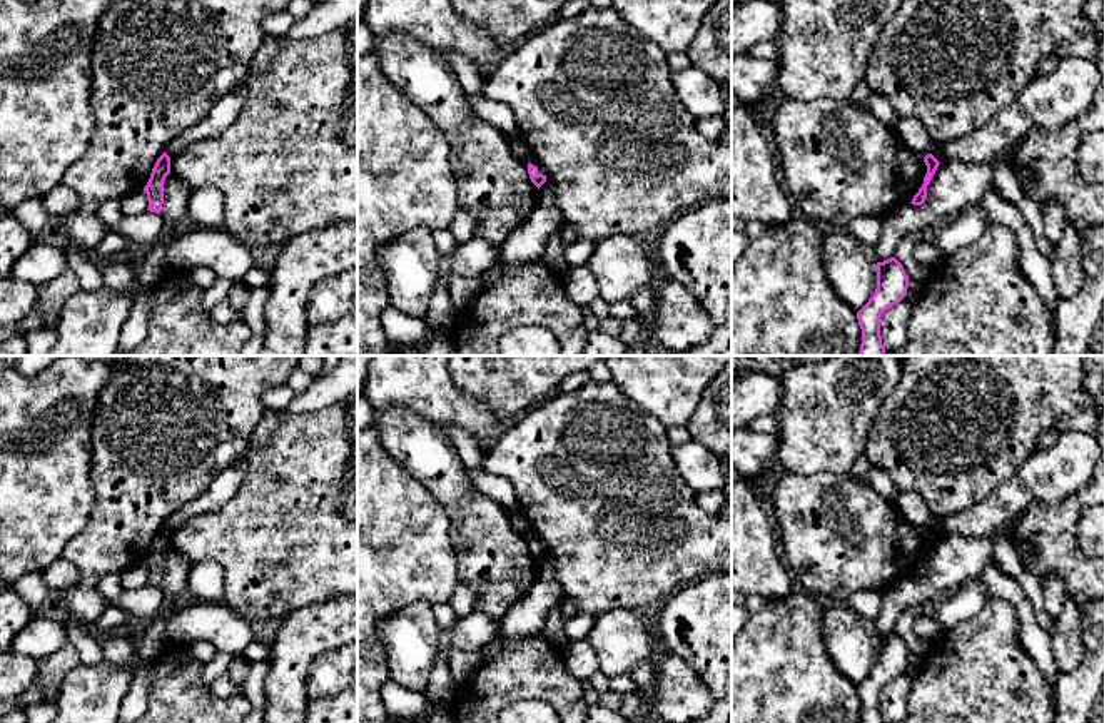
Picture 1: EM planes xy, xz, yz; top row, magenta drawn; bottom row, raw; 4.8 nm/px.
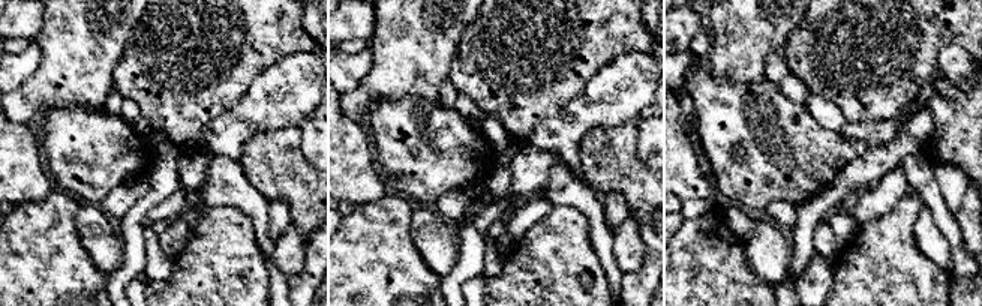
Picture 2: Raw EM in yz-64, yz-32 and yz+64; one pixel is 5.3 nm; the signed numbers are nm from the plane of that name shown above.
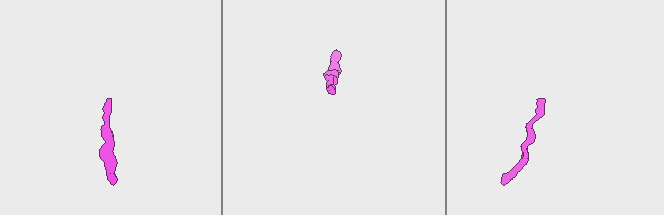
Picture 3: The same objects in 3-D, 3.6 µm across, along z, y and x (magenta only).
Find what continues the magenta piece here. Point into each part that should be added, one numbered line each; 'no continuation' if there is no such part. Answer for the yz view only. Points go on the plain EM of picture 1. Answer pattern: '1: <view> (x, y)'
1: yz (914, 508)

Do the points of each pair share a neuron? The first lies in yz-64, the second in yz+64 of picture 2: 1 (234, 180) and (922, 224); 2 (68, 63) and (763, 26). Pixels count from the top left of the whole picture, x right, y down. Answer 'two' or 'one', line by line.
1: one
2: one

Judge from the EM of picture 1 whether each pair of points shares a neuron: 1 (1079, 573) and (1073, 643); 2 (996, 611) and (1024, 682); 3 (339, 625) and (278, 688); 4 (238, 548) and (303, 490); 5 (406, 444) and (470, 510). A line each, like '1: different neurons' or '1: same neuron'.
1: different neurons
2: same neuron
3: same neuron
4: same neuron
5: same neuron

